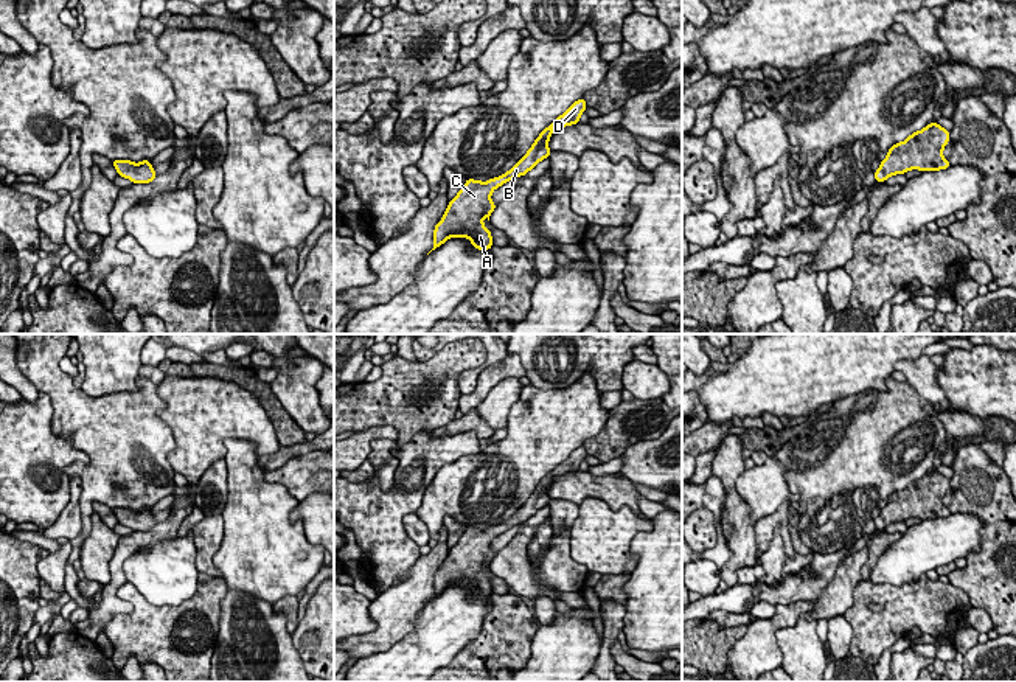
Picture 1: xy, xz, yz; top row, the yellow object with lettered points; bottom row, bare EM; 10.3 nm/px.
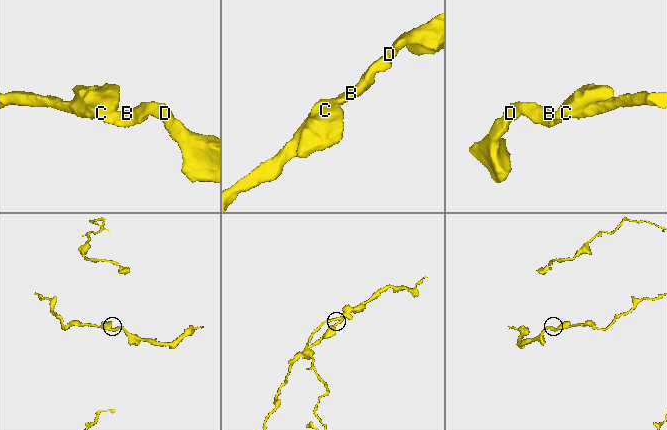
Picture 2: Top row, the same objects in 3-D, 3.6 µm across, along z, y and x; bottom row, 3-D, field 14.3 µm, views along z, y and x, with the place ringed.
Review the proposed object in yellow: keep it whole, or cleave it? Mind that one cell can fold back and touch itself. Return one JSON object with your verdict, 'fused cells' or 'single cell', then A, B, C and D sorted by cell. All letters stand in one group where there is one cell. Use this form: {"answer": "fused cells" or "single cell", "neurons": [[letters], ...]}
{"answer": "single cell", "neurons": [["A", "B", "C", "D"]]}

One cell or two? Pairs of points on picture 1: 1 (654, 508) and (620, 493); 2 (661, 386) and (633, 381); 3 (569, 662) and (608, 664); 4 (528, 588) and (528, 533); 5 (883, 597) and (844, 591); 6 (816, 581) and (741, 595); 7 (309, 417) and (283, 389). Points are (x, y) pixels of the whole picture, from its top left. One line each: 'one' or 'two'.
1: two
2: one
3: two
4: one
5: two
6: one
7: one

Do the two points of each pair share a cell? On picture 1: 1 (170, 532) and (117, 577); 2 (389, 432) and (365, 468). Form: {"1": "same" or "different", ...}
{"1": "same", "2": "different"}

